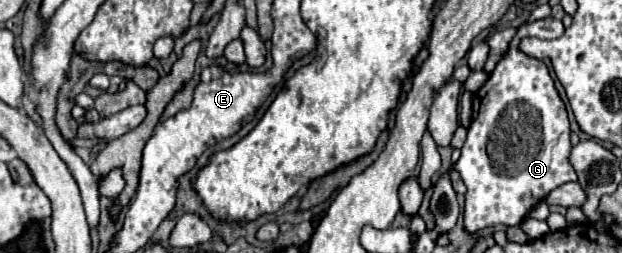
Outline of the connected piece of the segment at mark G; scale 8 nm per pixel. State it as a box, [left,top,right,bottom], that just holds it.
[452,17,576,233]

